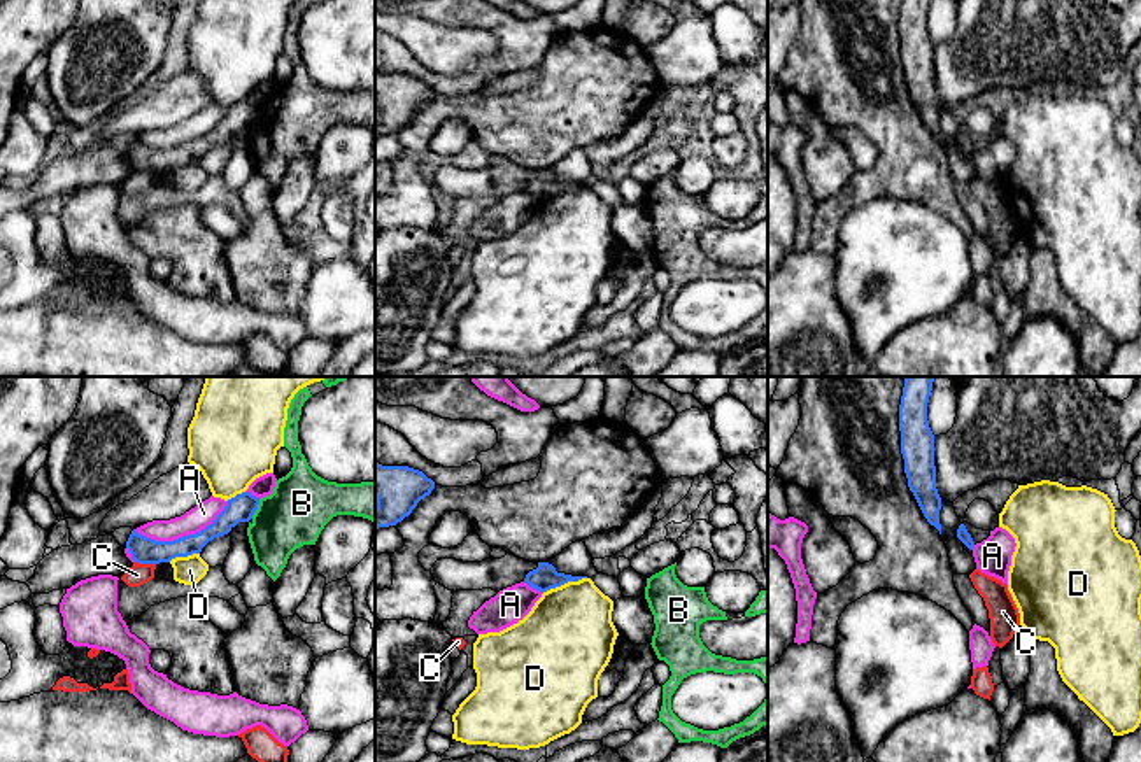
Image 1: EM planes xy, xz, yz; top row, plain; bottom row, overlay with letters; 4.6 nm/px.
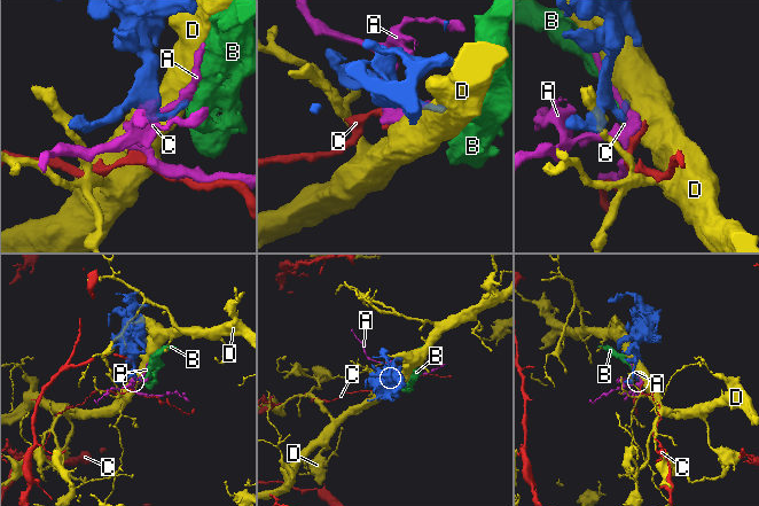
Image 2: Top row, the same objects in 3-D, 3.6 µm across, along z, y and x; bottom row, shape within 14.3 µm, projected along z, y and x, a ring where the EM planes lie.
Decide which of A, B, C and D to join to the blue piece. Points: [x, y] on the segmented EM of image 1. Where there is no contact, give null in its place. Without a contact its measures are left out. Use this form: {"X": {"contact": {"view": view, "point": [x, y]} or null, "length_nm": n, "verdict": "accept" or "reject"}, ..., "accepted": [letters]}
{"A": {"contact": {"view": "xy", "point": [183, 536]}, "length_nm": 440, "verdict": "reject"}, "B": {"contact": {"view": "xy", "point": [256, 508]}, "length_nm": 100, "verdict": "reject"}, "C": {"contact": {"view": "xy", "point": [146, 563]}, "length_nm": 100, "verdict": "reject"}, "D": {"contact": {"view": "xz", "point": [563, 584]}, "length_nm": 220, "verdict": "reject"}, "accepted": []}

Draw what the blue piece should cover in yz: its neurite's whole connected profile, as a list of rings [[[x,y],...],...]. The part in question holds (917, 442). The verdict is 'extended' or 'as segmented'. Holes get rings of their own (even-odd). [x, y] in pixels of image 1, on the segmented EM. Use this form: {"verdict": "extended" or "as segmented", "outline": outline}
{"verdict": "as segmented", "outline": [[[934,377],[904,378],[899,405],[899,431],[908,487],[927,522],[941,534],[941,497],[936,489],[934,434],[927,420],[932,382]]]}

